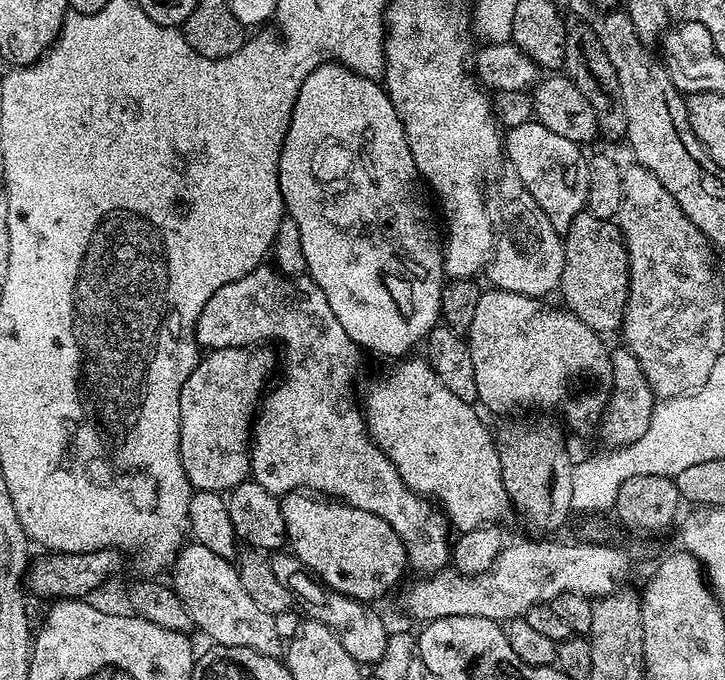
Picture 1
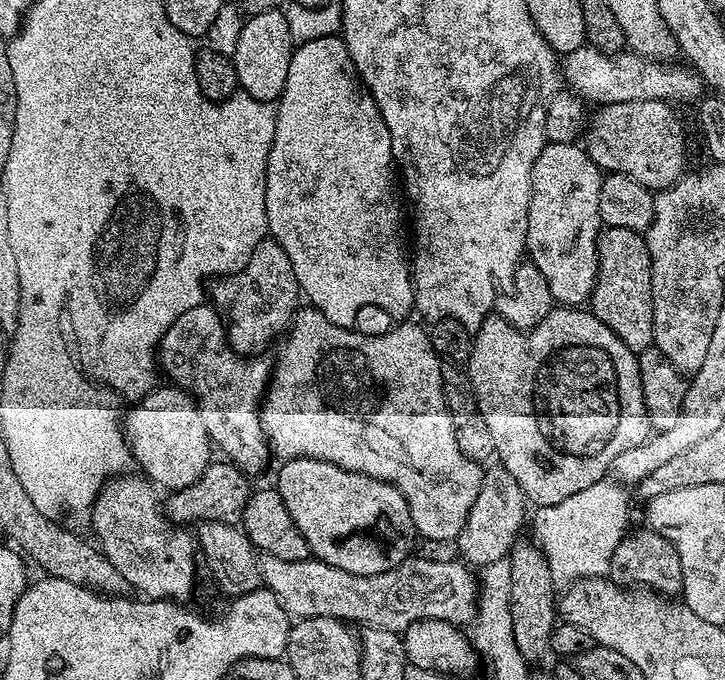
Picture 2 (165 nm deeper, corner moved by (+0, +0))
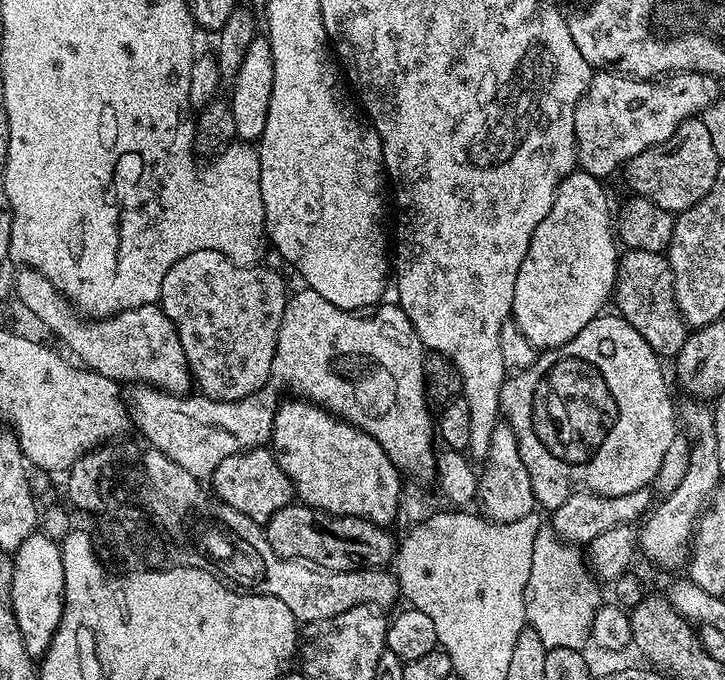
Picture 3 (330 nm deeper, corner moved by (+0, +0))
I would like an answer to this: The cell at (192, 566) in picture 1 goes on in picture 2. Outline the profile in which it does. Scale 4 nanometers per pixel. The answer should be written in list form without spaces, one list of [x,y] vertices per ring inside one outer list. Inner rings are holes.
[[[140,474],[132,475],[109,483],[92,505],[90,517],[96,531],[95,543],[105,558],[114,562],[114,570],[126,578],[129,589],[137,588],[141,597],[187,601],[188,587],[193,580],[189,560],[189,552],[195,549],[193,533],[164,515],[161,497],[156,497],[157,489],[151,480]]]

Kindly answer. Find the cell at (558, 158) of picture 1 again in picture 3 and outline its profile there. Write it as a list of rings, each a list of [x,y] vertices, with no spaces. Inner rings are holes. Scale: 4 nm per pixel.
[[[579,170],[571,172],[567,178],[560,183],[556,191],[554,202],[550,206],[550,214],[546,214],[546,218],[542,218],[542,222],[538,222],[538,230],[534,230],[534,238],[530,238],[530,246],[526,250],[526,258],[522,258],[522,266],[518,266],[518,278],[514,282],[514,302],[512,303],[511,319],[519,324],[520,331],[528,337],[528,341],[537,350],[547,350],[549,348],[557,348],[566,342],[570,342],[570,338],[574,338],[574,334],[578,334],[578,330],[582,330],[589,324],[595,316],[601,315],[605,311],[604,308],[609,307],[610,301],[613,299],[616,290],[616,265],[618,263],[618,236],[614,231],[614,208],[608,205],[608,192],[603,188],[601,181],[595,176],[586,174]]]

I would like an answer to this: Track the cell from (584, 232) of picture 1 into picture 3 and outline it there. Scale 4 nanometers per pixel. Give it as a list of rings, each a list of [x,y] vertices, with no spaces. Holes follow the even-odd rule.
[[[629,248],[619,257],[614,308],[622,319],[638,330],[638,334],[642,334],[642,338],[646,338],[646,342],[650,342],[650,350],[654,350],[657,356],[675,358],[682,350],[690,328],[678,310],[674,274],[665,253]]]

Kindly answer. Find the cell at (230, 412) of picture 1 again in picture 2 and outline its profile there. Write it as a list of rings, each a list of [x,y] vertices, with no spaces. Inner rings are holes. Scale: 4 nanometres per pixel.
[[[175,386],[167,387],[157,387],[139,402],[133,403],[123,413],[122,427],[128,449],[131,450],[135,463],[140,463],[139,471],[153,485],[175,490],[190,486],[198,482],[198,478],[202,478],[208,465],[213,463],[214,445],[206,434],[206,426],[202,426],[195,399],[187,391]]]

